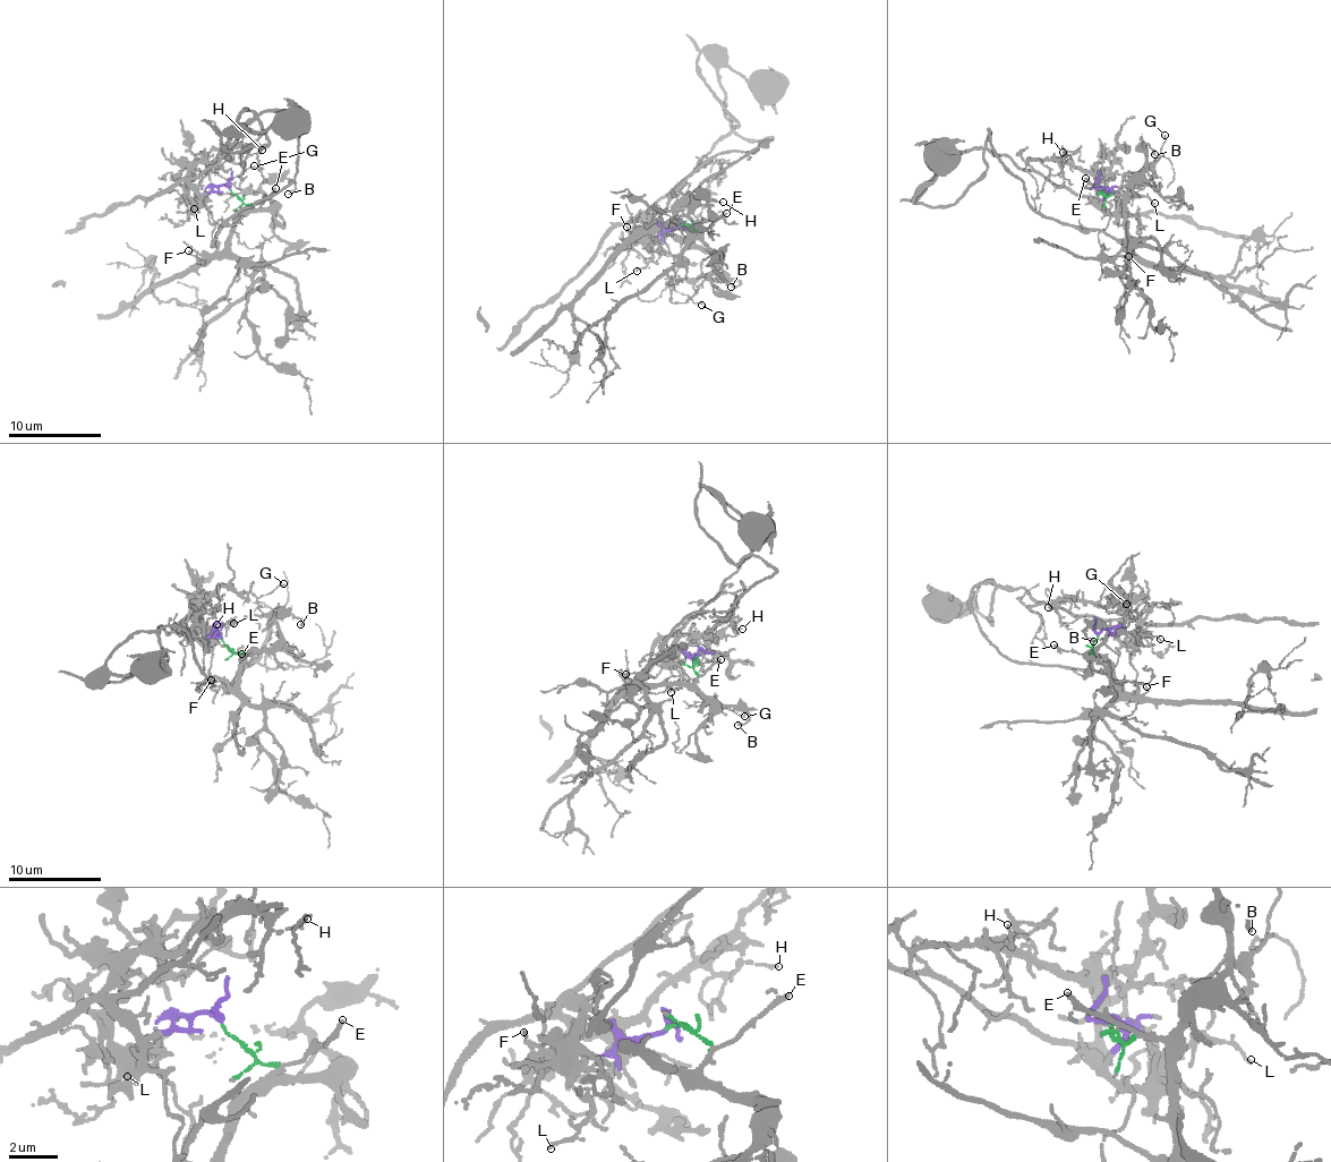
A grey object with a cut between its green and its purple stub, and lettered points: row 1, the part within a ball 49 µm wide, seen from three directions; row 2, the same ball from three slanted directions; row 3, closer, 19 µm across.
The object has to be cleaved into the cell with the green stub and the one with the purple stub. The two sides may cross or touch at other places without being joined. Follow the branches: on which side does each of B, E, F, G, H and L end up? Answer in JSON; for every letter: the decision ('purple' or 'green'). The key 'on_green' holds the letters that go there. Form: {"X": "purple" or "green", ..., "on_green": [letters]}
{"B": "green", "E": "green", "F": "green", "G": "green", "H": "purple", "L": "purple", "on_green": ["B", "E", "F", "G"]}

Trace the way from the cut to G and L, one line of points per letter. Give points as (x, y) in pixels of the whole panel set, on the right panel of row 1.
G: (1101, 190), (1108, 196), (1122, 195), (1149, 165), (1151, 171), (1166, 135)
L: (1101, 189), (1120, 202), (1141, 195), (1154, 204)

